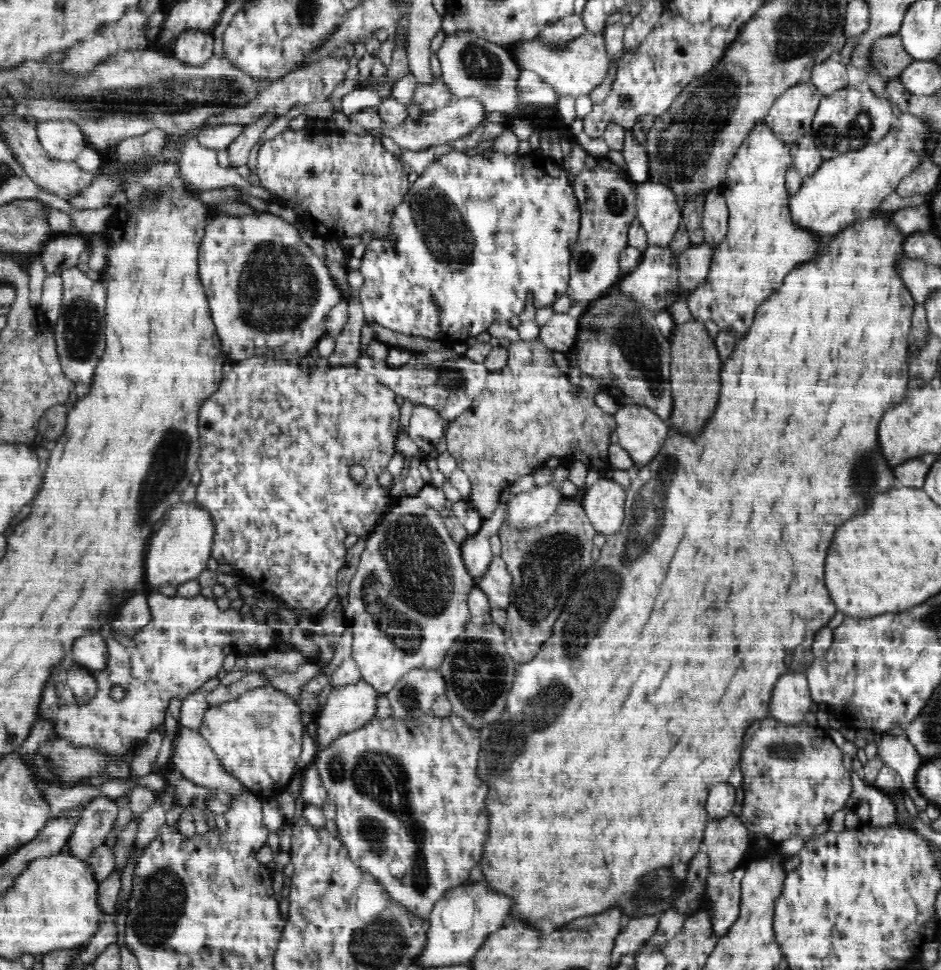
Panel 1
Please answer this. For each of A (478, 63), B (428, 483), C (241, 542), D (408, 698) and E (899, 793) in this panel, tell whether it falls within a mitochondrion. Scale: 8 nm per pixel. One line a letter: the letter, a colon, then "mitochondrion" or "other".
A: mitochondrion
B: other
C: other
D: mitochondrion
E: other

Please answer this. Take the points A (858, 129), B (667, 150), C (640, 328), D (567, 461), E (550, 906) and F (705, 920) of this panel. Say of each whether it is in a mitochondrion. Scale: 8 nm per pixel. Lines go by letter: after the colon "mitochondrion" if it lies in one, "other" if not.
A: mitochondrion
B: mitochondrion
C: mitochondrion
D: other
E: other
F: other

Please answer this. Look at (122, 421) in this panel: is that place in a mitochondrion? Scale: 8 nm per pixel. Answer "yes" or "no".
no

